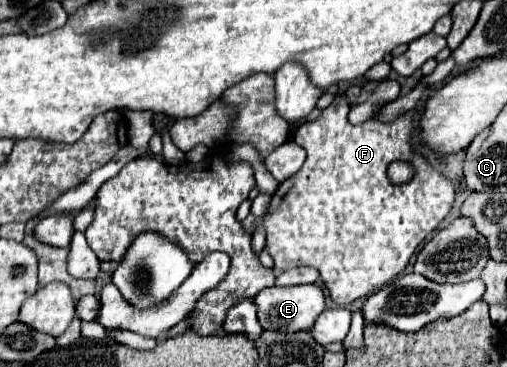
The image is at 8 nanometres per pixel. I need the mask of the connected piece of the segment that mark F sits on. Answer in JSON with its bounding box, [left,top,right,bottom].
[250,98,456,306]

